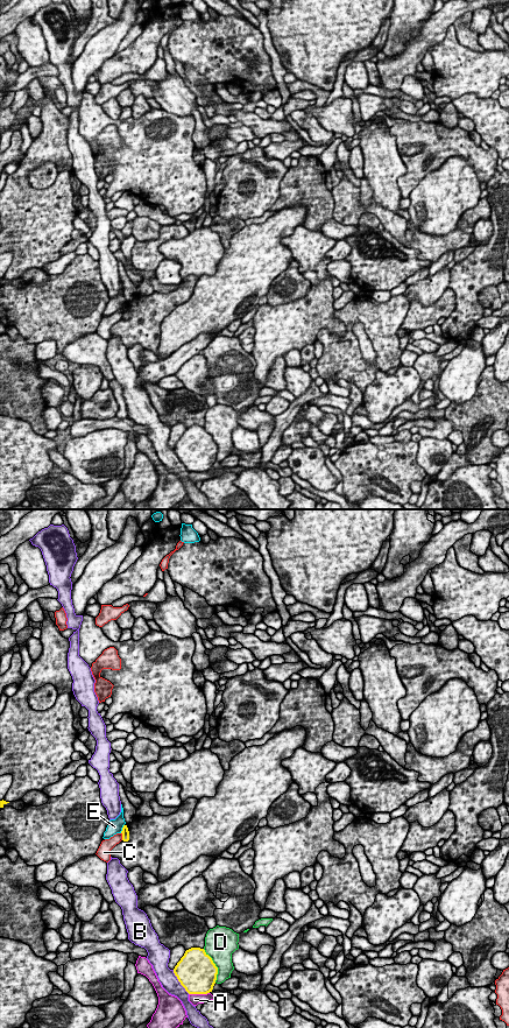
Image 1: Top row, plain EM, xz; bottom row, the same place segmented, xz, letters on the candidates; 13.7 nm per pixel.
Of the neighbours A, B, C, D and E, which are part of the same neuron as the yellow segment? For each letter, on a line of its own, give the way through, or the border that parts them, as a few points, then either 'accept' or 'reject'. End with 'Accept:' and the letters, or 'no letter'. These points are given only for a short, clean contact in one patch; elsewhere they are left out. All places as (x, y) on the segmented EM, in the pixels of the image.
A: reject
B: reject
C: reject
D: reject
E: along xz (124, 824), (120, 832) | reject
Accept: no letter

